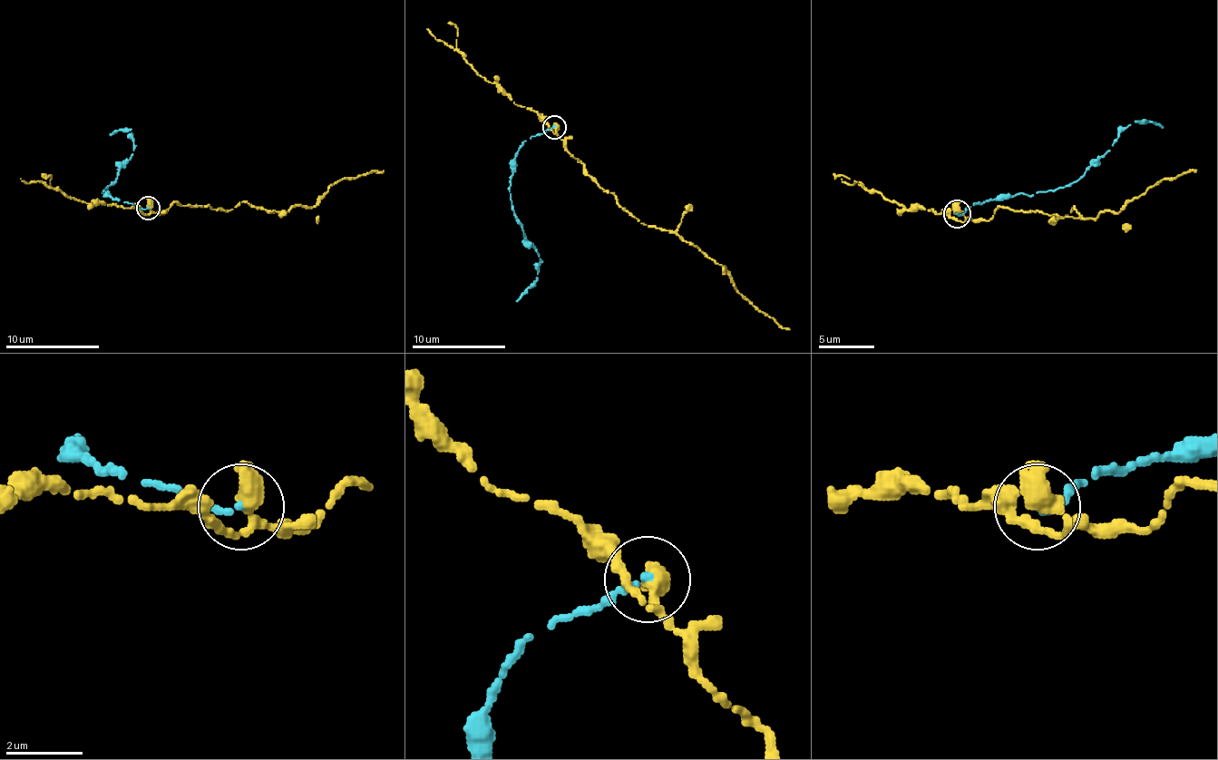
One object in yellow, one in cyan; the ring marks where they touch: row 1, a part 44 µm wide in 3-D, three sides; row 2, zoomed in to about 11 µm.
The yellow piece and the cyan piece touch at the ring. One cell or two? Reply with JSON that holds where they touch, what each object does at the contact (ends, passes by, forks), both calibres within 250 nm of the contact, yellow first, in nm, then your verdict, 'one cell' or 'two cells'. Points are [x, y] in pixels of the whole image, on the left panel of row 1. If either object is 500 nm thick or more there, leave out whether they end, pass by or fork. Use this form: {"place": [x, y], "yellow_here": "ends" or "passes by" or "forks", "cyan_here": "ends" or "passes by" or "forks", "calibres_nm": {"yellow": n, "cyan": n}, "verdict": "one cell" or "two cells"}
{"place": [148, 208], "yellow_here": "forks", "cyan_here": "ends", "calibres_nm": {"yellow": 320, "cyan": 200}, "verdict": "two cells"}

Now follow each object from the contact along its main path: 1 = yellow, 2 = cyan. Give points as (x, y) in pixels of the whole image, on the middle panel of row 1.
1: (556, 126), (568, 152), (627, 210), (647, 225), (676, 232), (718, 263), (739, 293), (789, 328)
2: (553, 126), (522, 142), (516, 154), (509, 187), (511, 209), (540, 256), (537, 279), (516, 300)

